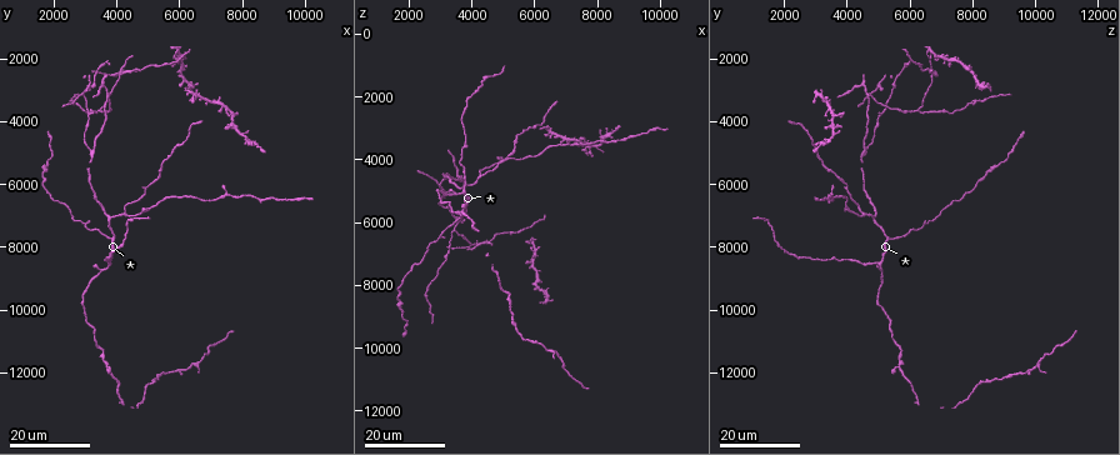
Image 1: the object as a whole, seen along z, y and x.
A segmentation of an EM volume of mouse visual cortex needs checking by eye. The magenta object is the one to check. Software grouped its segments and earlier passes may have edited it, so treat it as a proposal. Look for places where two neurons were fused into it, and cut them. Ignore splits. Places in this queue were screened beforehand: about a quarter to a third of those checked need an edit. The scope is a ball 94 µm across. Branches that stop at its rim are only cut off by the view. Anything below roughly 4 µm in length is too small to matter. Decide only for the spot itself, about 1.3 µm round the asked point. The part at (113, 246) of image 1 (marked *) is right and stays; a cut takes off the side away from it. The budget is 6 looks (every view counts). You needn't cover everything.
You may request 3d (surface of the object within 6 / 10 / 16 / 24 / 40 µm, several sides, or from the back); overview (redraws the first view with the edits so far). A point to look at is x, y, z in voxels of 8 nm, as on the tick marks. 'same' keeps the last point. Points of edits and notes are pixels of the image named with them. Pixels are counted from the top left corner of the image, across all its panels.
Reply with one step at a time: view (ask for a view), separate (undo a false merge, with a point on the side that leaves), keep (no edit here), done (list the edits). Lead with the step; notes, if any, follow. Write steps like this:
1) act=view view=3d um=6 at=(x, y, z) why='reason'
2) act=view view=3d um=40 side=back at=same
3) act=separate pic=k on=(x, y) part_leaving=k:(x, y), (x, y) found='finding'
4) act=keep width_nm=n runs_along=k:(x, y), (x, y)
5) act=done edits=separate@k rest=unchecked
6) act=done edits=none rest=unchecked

act=view view=3d um=24 at=(3900, 7700, 5300) why='three arms meet'

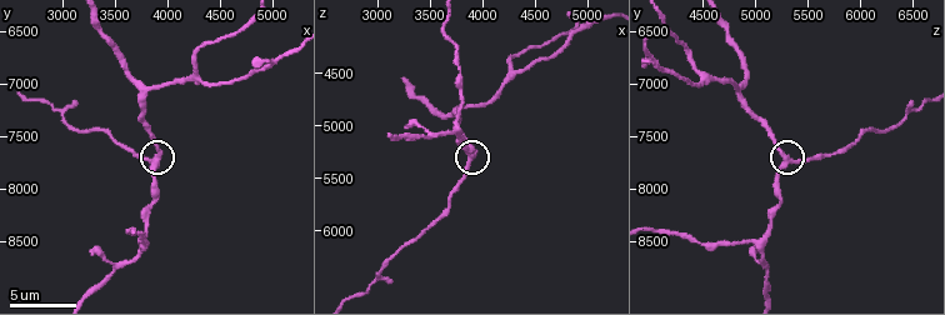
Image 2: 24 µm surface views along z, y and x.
act=view view=3d um=10 at=(3900, 7740, 5340)

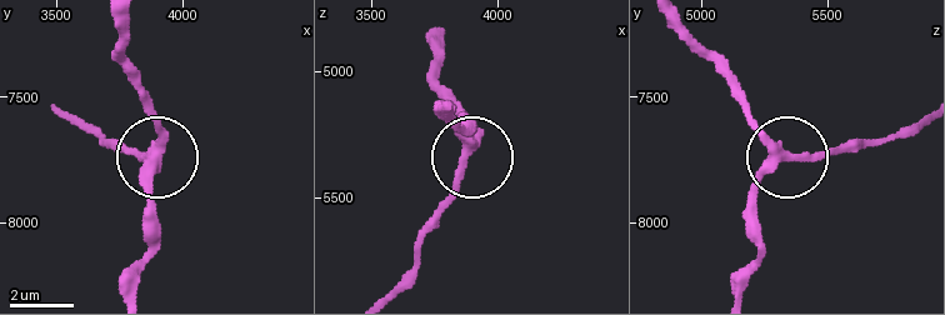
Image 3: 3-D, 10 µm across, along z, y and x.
act=keep width_nm=280 runs_along=3:(758, 220), (758, 190), (774, 166), (860, 150) found='all the same neuron'

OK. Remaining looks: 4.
act=view view=3d um=24 at=(3700, 3200, 4700)

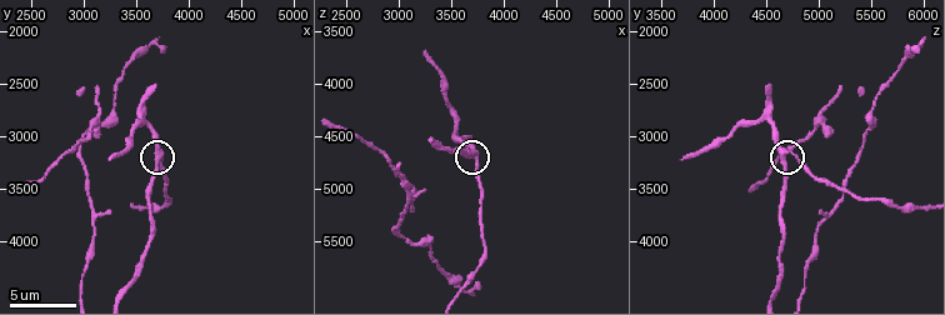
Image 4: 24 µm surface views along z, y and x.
act=view view=3d um=10 at=(3740, 3180, 4680)

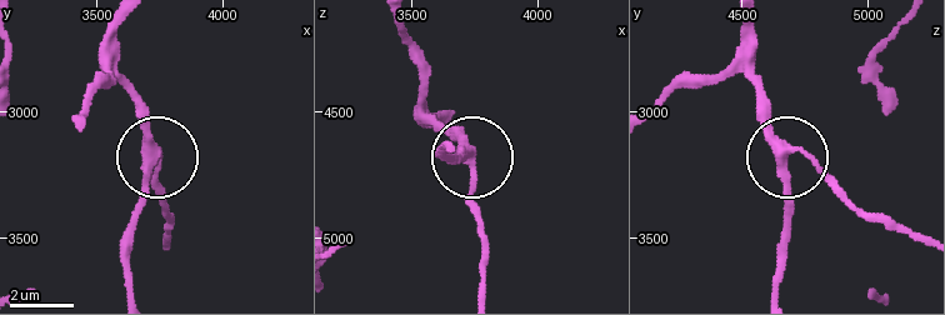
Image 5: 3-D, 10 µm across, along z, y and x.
act=keep side_arm_um=11 arms=3 found='one neuron here'

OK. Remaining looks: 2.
act=view view=3d um=10 at=(3740, 8520, 5020) why='arms part here'

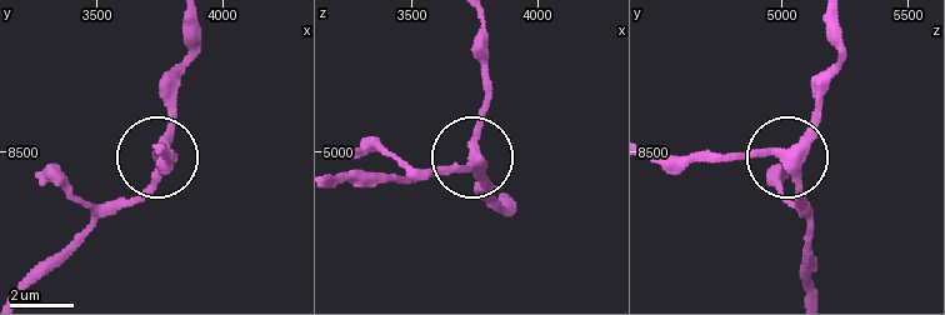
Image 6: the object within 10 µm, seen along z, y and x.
act=keep arms=3 runs_along=6:(839, 29), (820, 123), (798, 146), (781, 155), (688, 155) found='continuous, no second neuron'

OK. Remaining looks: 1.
act=done edits=none rest=unchecked

